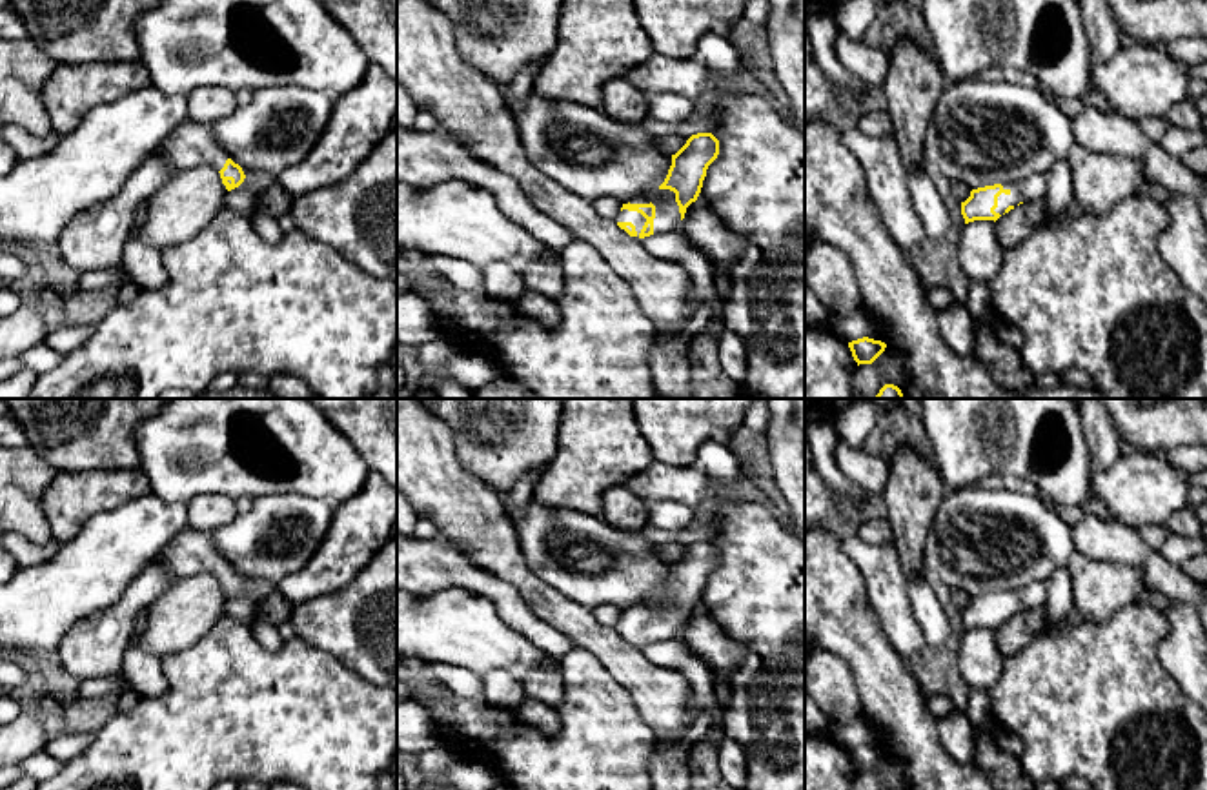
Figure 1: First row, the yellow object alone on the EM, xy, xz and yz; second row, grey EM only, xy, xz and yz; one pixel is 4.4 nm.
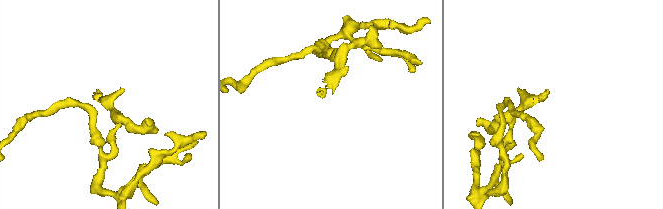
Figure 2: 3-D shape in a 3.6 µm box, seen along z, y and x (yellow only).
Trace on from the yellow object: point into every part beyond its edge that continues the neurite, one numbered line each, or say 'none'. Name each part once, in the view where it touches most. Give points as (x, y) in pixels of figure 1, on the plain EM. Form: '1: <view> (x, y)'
1: xz (625, 623)

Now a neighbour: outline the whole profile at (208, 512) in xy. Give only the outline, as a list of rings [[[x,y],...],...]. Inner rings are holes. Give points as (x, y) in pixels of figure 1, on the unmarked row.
[[[197,495],[188,502],[188,526],[200,532],[213,532],[237,515],[237,501],[226,495]]]

